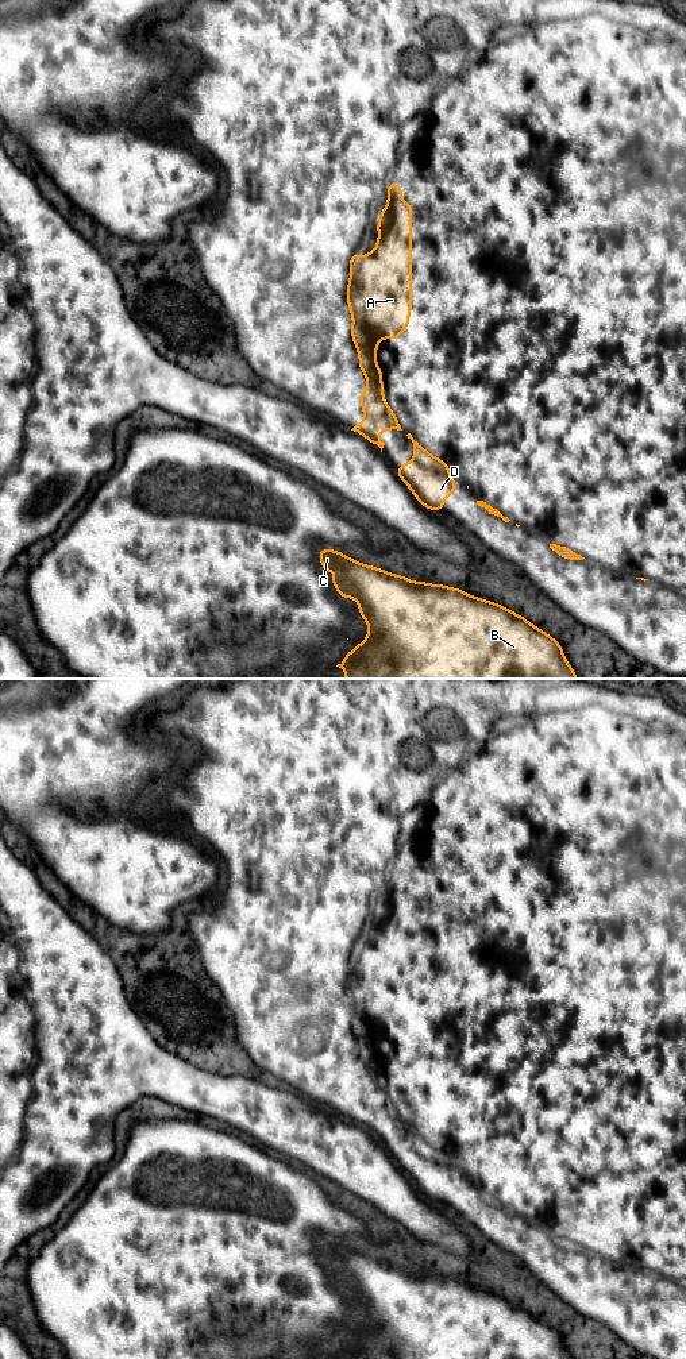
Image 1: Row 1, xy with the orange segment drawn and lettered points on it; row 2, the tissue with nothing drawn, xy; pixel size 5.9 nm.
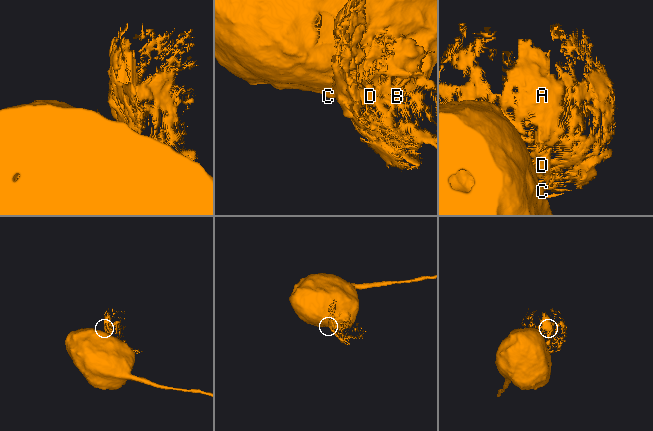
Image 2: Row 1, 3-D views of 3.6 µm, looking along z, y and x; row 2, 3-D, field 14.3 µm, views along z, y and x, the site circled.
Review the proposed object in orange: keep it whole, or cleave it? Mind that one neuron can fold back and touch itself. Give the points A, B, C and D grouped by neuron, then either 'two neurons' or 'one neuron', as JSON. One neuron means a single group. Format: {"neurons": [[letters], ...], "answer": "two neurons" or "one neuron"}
{"neurons": [["A"], ["B", "C", "D"]], "answer": "two neurons"}

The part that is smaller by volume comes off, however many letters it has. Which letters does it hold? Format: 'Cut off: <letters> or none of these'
Cut off: A

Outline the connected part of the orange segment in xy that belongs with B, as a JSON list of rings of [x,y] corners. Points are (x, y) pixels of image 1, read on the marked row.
[[[321,549],[319,552],[321,567],[327,576],[334,583],[338,594],[343,598],[354,598],[359,605],[359,614],[369,628],[369,636],[354,650],[347,653],[342,664],[336,667],[343,668],[346,679],[578,679],[569,661],[564,659],[563,648],[556,640],[544,633],[542,629],[533,626],[521,615],[505,609],[501,605],[486,599],[471,597],[470,594],[443,584],[428,584],[425,582],[411,582],[405,575],[397,576],[385,570],[371,565],[361,564],[336,549]]]

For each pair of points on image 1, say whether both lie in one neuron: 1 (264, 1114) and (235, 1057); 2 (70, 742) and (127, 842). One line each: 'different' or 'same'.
1: different
2: same

